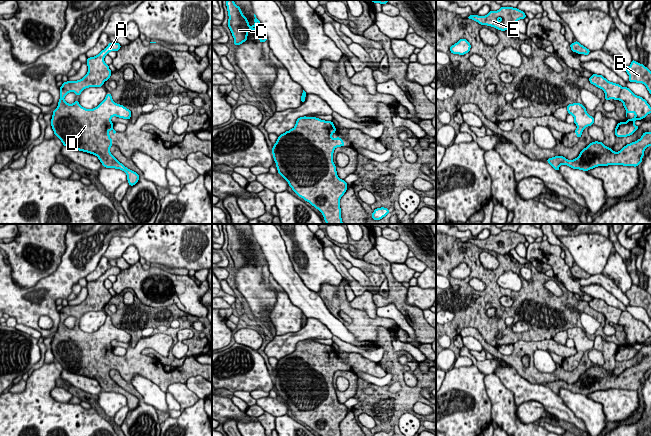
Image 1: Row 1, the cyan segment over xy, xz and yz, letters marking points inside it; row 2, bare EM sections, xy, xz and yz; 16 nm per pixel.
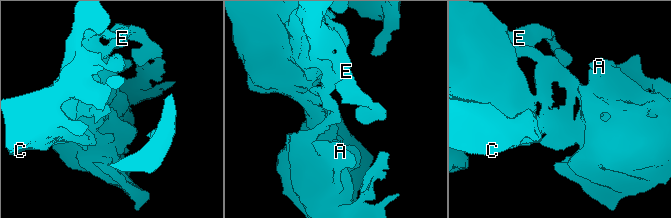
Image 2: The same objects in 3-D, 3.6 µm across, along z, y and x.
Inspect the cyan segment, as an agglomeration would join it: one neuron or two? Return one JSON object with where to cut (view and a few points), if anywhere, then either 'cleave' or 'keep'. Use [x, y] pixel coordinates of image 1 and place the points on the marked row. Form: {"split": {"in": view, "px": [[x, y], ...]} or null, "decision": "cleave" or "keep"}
{"split": null, "decision": "keep"}

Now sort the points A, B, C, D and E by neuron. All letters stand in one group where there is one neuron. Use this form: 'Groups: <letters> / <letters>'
Groups: A B C D E

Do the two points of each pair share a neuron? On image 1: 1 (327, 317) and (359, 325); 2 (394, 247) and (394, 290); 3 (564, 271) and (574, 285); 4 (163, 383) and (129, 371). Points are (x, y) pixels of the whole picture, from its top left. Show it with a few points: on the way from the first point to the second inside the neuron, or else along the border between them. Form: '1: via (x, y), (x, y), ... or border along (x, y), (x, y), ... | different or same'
1: border along (324, 301), (327, 309), (355, 336) | different
2: border along (374, 248), (390, 263) | different
3: via (564, 274), (571, 282) | same
4: via (155, 375), (149, 369), (137, 369) | same

